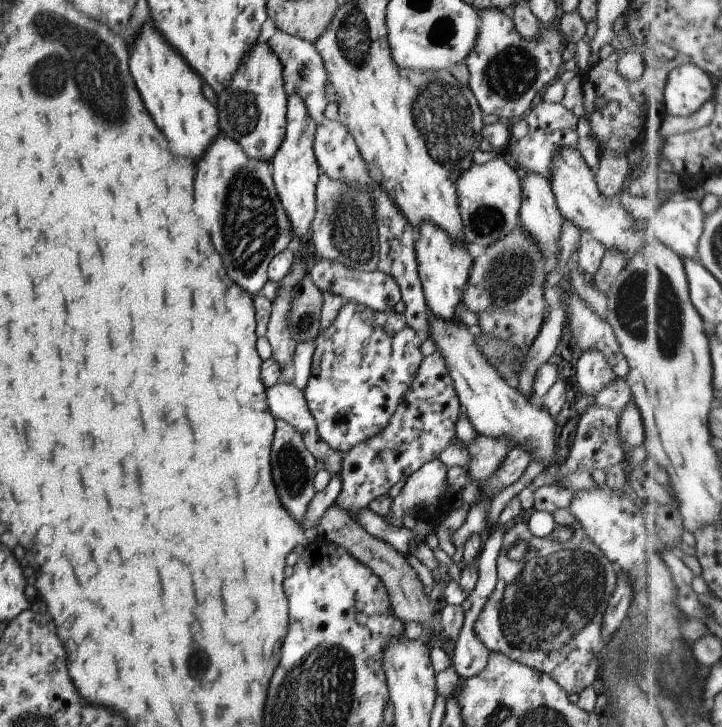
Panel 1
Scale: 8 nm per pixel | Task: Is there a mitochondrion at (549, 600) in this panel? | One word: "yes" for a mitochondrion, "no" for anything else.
yes

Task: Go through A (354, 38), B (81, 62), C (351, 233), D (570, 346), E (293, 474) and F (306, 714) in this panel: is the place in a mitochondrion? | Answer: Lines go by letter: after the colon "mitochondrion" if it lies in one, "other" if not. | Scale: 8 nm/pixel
A: mitochondrion
B: mitochondrion
C: mitochondrion
D: other
E: mitochondrion
F: mitochondrion

